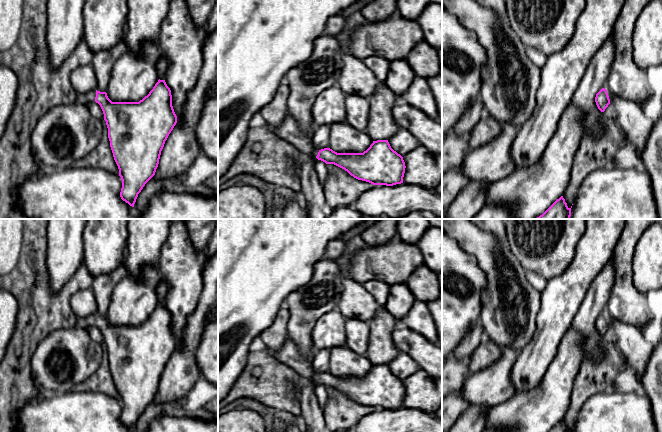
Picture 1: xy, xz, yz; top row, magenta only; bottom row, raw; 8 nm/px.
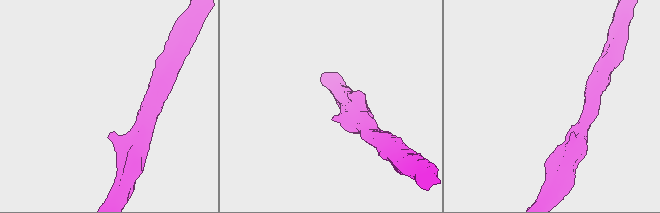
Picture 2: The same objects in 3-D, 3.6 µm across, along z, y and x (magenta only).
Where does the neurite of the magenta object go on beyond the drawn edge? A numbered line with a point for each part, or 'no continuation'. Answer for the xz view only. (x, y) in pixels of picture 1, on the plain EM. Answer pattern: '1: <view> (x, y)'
1: xz (289, 354)

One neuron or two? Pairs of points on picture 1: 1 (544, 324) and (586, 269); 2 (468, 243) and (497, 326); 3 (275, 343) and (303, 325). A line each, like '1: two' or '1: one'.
1: one
2: one
3: two

